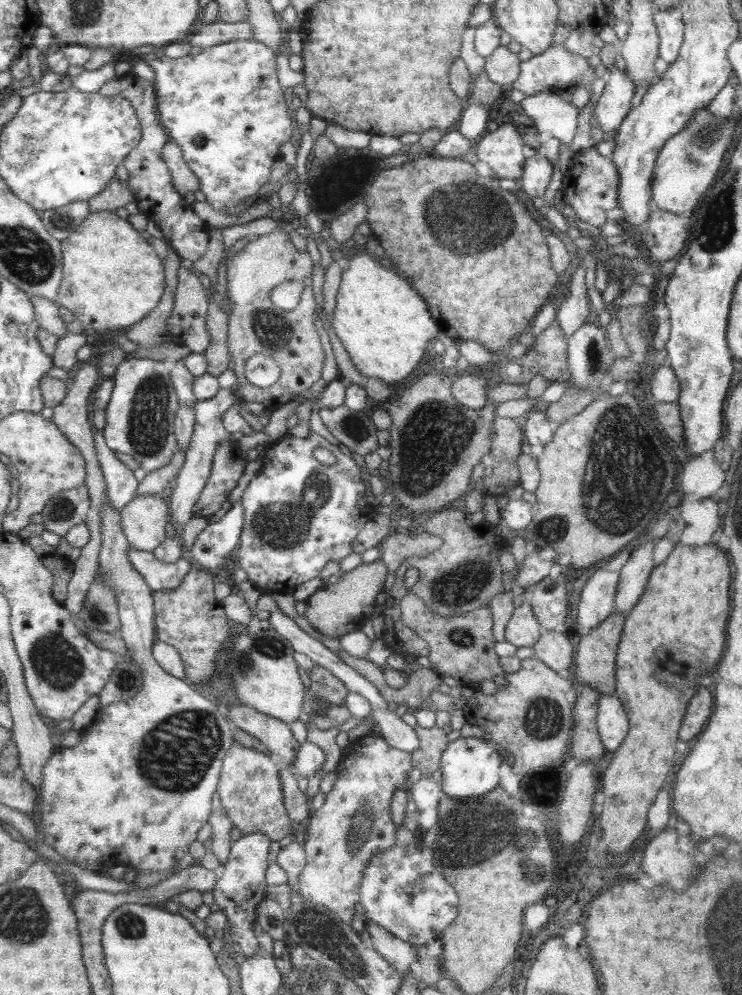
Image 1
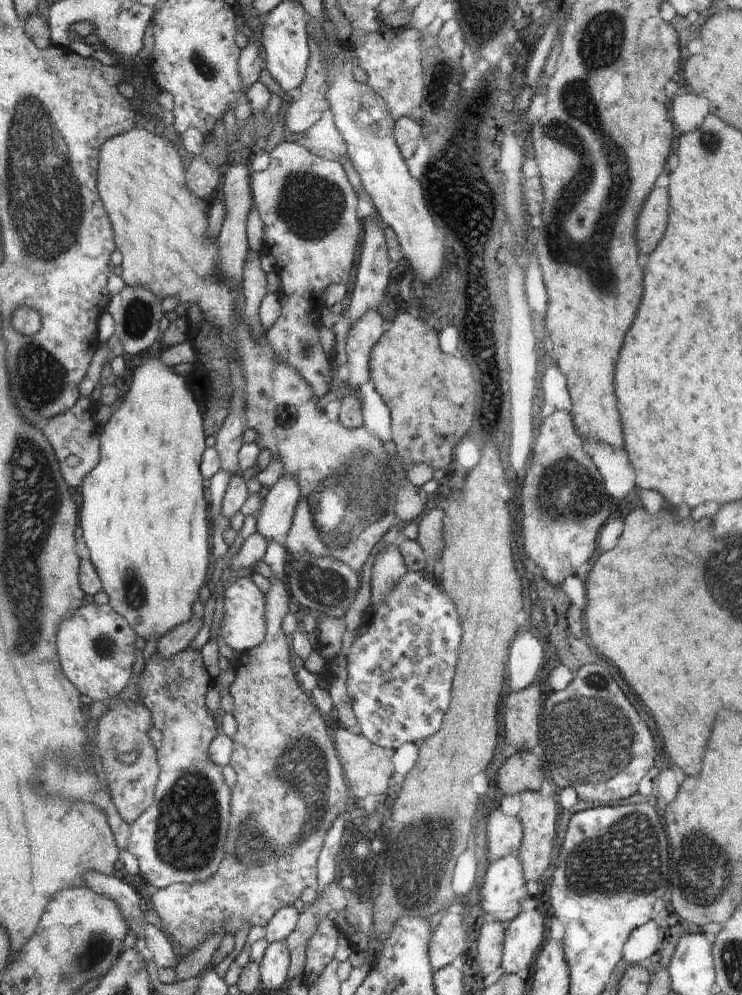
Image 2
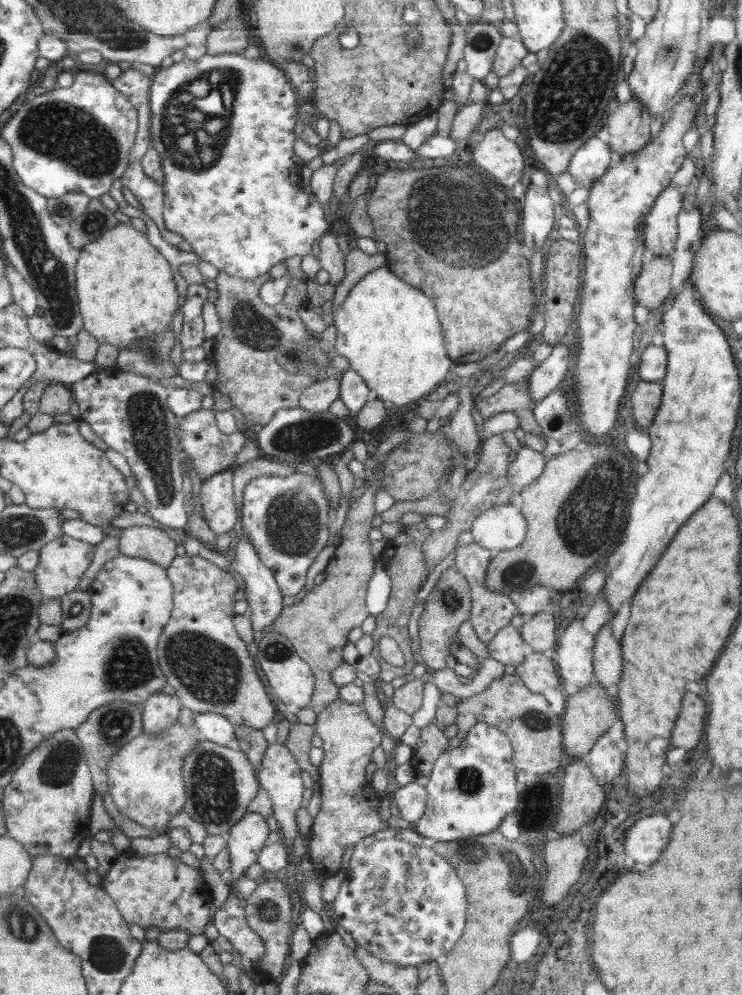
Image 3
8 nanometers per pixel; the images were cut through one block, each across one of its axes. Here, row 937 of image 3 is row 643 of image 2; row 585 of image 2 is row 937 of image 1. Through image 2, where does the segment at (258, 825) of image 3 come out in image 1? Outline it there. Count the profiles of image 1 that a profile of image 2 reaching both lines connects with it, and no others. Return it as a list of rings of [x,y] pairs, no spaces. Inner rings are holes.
[[[246,834],[238,840],[231,842],[228,860],[222,865],[222,872],[217,876],[217,884],[212,894],[214,895],[213,908],[224,911],[228,917],[230,936],[235,944],[236,951],[241,957],[249,957],[260,947],[254,932],[256,922],[257,904],[265,899],[267,886],[265,874],[271,862],[271,840],[265,834]]]

